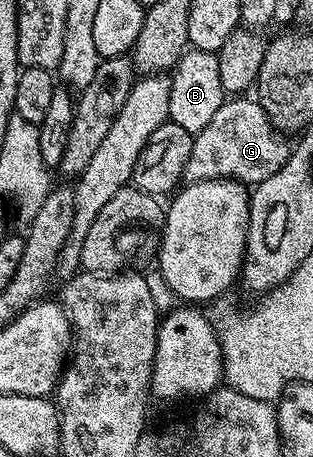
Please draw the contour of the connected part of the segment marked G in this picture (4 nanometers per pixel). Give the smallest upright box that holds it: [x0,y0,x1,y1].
[182,98,292,185]

